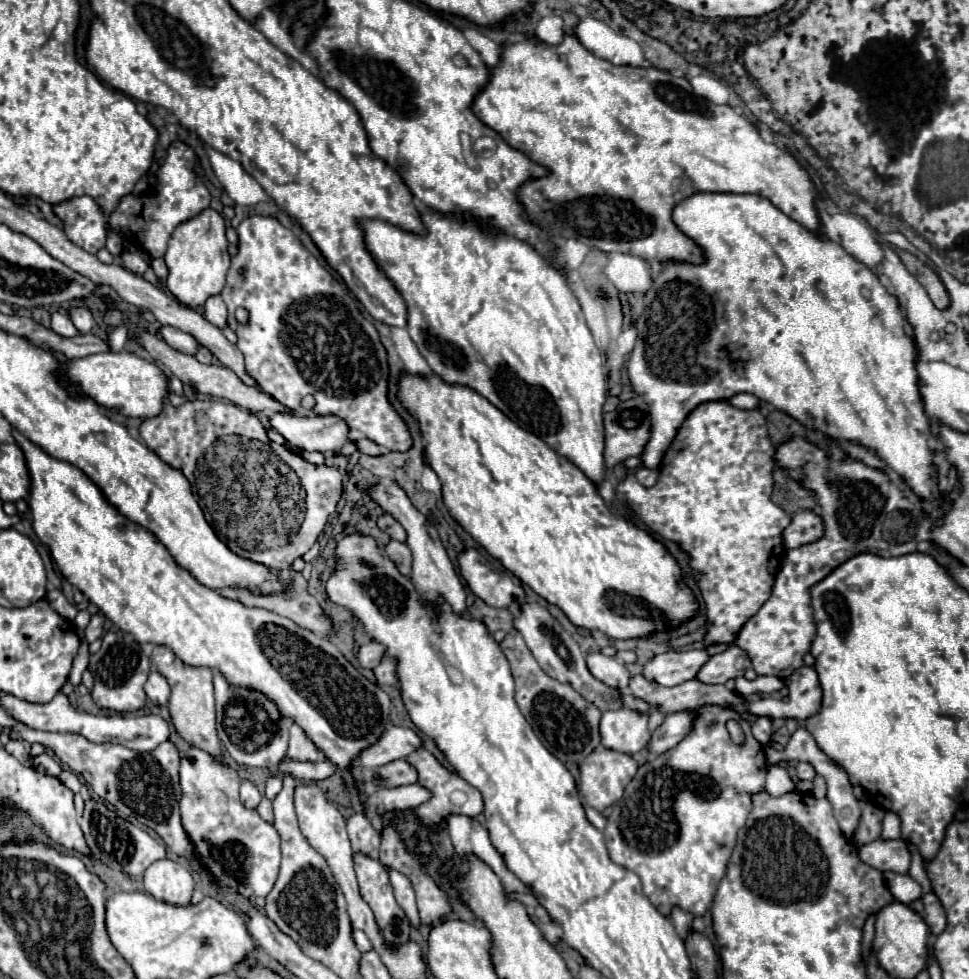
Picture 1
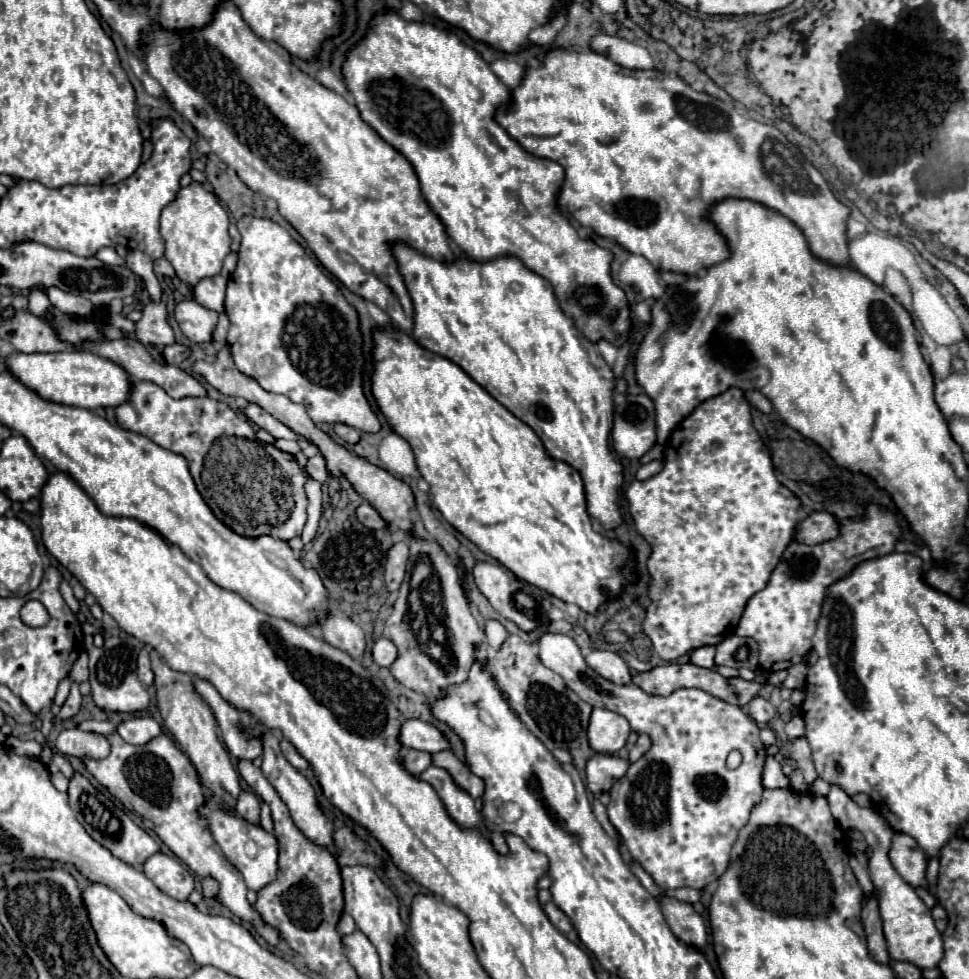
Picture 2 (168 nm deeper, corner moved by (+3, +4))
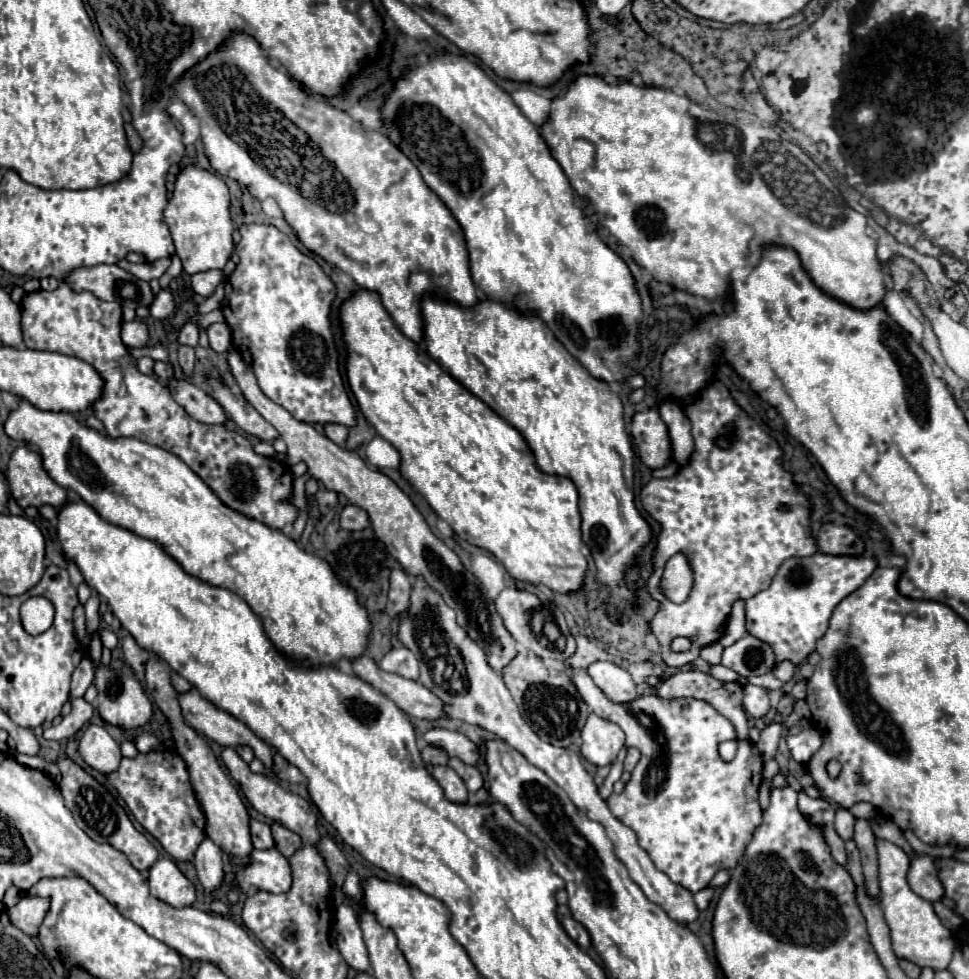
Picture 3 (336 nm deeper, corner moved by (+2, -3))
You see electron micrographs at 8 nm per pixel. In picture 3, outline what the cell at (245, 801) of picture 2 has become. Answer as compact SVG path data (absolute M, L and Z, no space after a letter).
M251 819L251 841L255 849L269 849L273 847L273 837L271 837L271 829L267 823L261 823L257 819Z

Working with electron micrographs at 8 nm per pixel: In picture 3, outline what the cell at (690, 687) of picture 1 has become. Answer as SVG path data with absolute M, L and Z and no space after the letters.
M691 669L691 671L675 671L673 675L665 677L659 687L657 687L657 695L663 699L673 699L673 697L695 697L695 699L703 699L709 705L713 705L721 715L725 715L737 729L737 735L741 735L741 739L749 739L749 723L747 723L747 715L743 711L743 685L741 683L725 683L719 681L703 671Z

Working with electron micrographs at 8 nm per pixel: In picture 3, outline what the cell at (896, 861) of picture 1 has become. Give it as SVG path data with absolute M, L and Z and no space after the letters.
M915 853L911 857L907 881L909 887L927 901L939 901L943 897L943 887L935 869L935 859L927 853Z

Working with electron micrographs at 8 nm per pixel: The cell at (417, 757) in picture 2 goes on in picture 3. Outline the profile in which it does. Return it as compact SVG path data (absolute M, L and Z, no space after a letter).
M425 747L423 751L421 751L421 757L423 757L423 761L425 761L425 767L433 767L433 765L447 765L447 755L445 755L445 751L441 751L441 749L437 749L437 747Z

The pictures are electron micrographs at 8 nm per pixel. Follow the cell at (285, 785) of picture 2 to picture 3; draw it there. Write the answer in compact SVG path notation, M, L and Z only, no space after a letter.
M191 689L191 691L185 693L185 695L179 695L179 703L181 703L181 709L183 709L185 721L187 721L197 733L201 733L201 735L205 735L205 737L217 741L217 743L223 745L223 747L235 747L235 743L249 745L249 747L255 751L255 757L261 759L261 763L265 765L267 775L269 775L269 777L275 777L275 773L273 773L273 749L271 749L271 745L269 745L267 741L259 739L253 731L249 731L249 727L247 727L245 723L241 723L241 721L235 719L233 715L225 713L223 709L215 707L211 701L207 701L205 697L201 697L201 693L199 693L197 689Z

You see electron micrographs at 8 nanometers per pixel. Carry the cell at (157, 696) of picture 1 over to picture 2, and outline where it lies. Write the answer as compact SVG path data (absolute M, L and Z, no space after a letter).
M146 648L138 650L138 668L136 668L136 674L138 674L142 684L146 684L146 686L154 684L154 674L150 670L150 658L148 658L148 650Z

